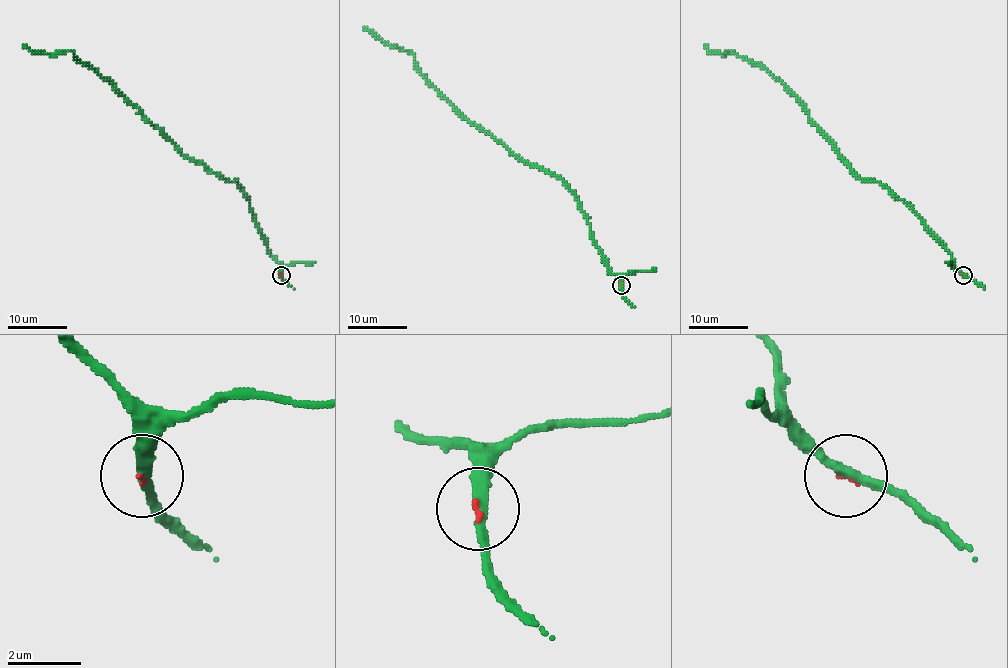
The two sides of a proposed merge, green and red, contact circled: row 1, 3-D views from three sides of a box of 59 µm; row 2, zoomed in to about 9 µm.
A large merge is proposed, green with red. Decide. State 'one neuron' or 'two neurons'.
one neuron

